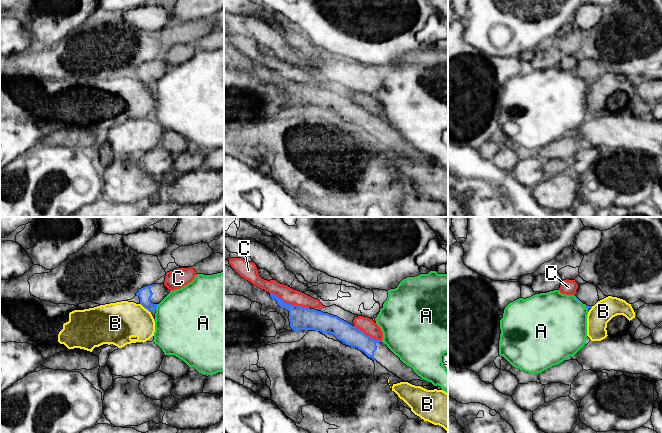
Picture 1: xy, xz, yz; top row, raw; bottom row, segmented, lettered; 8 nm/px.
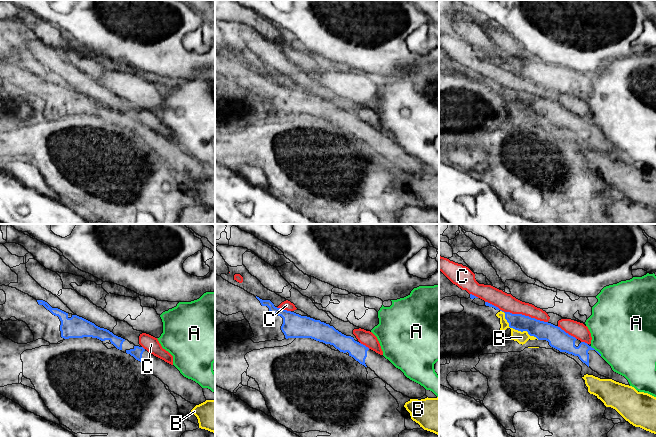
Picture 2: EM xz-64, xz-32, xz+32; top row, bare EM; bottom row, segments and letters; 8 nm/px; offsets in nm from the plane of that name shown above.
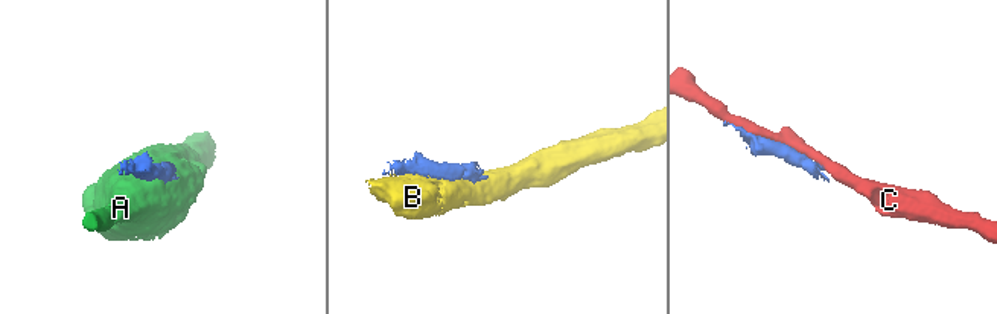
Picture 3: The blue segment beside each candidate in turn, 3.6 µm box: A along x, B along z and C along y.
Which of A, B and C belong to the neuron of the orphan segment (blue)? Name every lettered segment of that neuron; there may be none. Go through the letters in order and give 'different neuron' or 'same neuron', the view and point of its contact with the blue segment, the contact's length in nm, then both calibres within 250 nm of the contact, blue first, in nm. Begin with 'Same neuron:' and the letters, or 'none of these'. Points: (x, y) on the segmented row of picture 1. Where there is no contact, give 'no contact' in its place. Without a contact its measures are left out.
Same neuron: none of these
A: different neuron | xy (156, 306) | 60 nm | 110/480 nm
B: different neuron | xy (145, 308) | 120 nm | 110/320 nm
C: different neuron | xz (289, 304) | 340 nm | 190/120 nm

